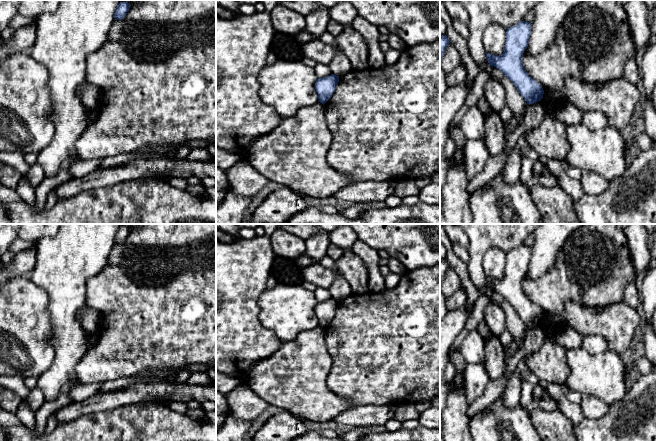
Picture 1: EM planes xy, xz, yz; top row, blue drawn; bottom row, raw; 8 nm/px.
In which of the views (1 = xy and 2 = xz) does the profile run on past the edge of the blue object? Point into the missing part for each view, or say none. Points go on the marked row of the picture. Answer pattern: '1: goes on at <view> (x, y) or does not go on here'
1: does not go on here
2: does not go on here

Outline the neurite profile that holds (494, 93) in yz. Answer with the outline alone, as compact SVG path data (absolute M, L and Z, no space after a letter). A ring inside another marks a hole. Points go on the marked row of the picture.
M488 79L484 86L484 97L491 109L497 113L506 106L506 93L504 87L497 79Z

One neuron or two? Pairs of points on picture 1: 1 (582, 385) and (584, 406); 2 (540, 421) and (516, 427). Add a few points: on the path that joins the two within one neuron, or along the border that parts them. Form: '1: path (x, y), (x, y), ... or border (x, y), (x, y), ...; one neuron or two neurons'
1: border (581, 394), (595, 395), (605, 403); two neurons
2: border (529, 413), (532, 425), (537, 430); two neurons

